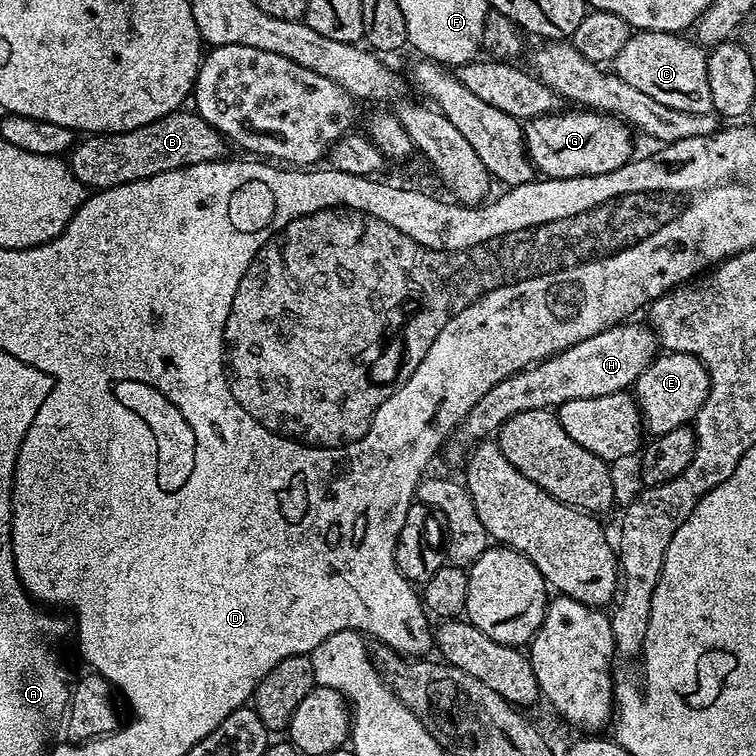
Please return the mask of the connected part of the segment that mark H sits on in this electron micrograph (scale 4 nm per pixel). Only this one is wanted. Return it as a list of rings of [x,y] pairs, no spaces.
[[[625,322],[594,334],[582,342],[572,344],[555,356],[547,356],[535,366],[529,366],[498,382],[471,408],[470,414],[461,422],[461,427],[446,444],[444,454],[452,464],[465,461],[470,447],[481,443],[514,414],[526,410],[559,408],[578,398],[605,397],[608,394],[627,391],[639,376],[652,365],[658,355],[658,337],[647,323]]]

